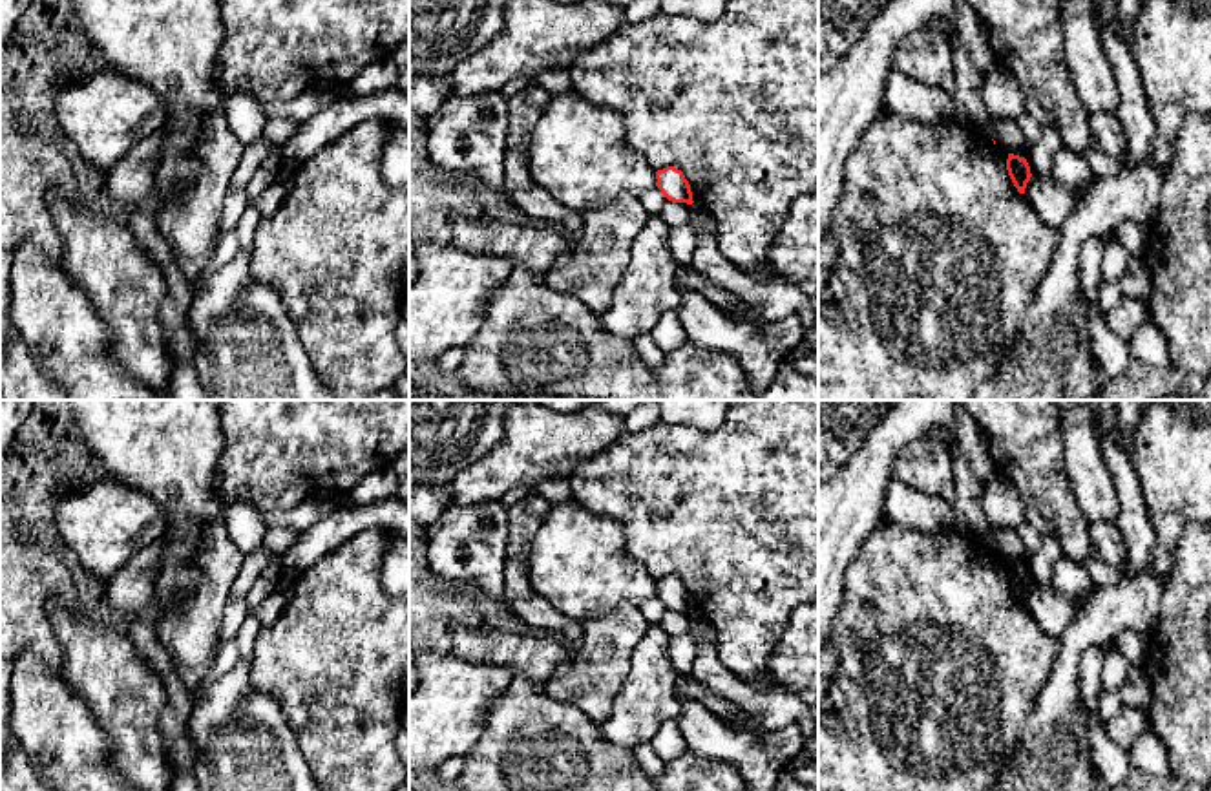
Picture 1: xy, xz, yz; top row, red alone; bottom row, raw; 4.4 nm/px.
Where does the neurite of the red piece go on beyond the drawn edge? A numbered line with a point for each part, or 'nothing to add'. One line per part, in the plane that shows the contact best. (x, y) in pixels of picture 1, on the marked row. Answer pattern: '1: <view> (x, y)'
nothing to add

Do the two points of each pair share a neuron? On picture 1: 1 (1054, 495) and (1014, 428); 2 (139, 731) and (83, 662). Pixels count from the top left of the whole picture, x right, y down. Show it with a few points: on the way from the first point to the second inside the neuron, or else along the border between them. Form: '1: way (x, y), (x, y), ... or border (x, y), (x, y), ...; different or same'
1: way (1042, 479), (1027, 444); same
2: way (128, 715), (126, 706), (99, 678); same

